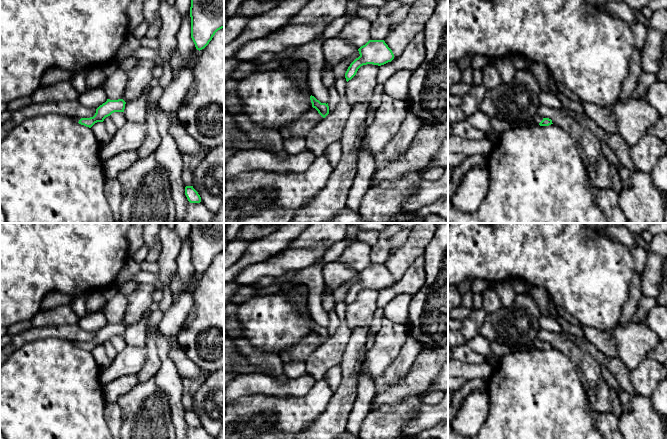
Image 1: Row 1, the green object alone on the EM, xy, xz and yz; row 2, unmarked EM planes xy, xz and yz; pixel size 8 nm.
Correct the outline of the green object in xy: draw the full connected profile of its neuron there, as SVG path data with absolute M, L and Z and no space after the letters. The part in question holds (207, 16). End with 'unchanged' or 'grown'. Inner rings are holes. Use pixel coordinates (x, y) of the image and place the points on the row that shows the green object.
M191 0L191 38L197 50L204 49L215 33L224 28L224 0Z; unchanged

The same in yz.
M536 114L531 120L529 120L530 122L539 124L540 126L549 126L552 123L552 120L549 118L542 118L540 117L538 114Z; grown

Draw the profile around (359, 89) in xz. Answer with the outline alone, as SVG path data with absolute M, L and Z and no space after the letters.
M378 65L361 66L356 75L346 84L346 99L352 107L358 103L369 102L377 85Z

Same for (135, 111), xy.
M143 93L139 98L126 102L123 114L127 121L132 123L146 122L147 99L148 94Z

